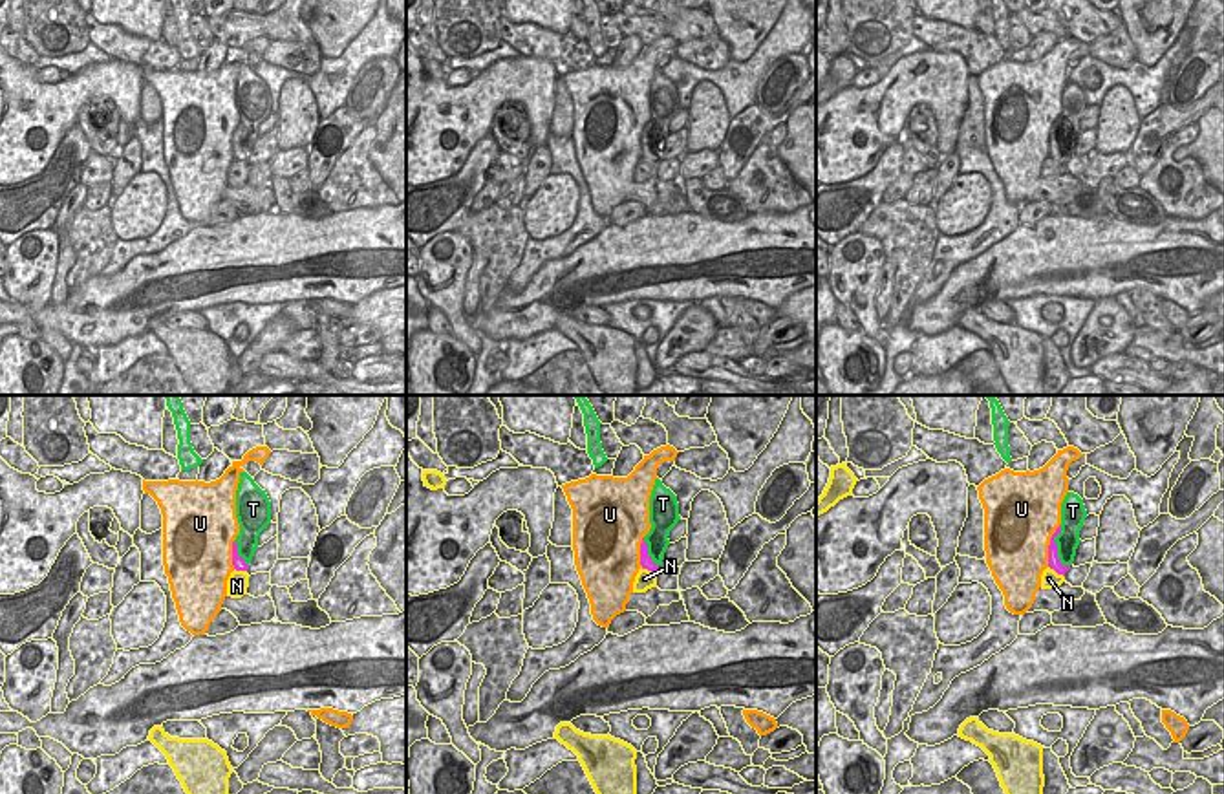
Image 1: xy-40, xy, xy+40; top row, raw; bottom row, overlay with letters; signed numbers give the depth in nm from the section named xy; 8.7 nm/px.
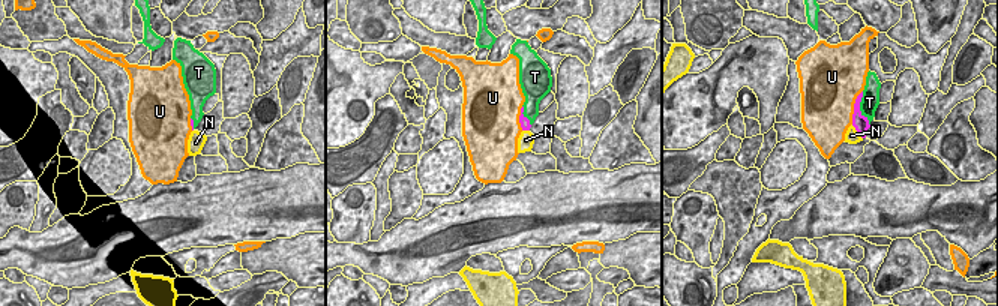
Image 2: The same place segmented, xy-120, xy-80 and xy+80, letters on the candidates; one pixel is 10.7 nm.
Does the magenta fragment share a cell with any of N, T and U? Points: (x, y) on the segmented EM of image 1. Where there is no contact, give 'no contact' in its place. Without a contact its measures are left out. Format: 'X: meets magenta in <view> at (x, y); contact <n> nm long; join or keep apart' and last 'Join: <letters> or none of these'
N: meets magenta in xy+40 at (1056, 571); contact 180 nm long; keep apart
T: meets magenta in xy+40 at (1056, 547); contact 380 nm long; join
U: meets magenta in xy+40 at (1049, 546); contact 400 nm long; keep apart
Join: T

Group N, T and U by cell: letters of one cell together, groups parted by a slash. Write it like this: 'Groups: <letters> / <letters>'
Groups: N / T / U

